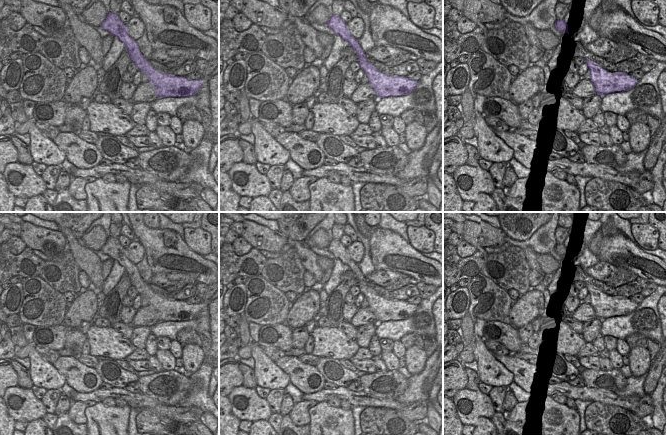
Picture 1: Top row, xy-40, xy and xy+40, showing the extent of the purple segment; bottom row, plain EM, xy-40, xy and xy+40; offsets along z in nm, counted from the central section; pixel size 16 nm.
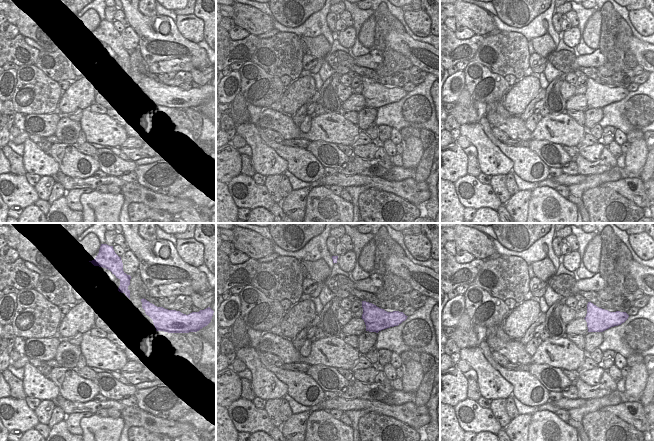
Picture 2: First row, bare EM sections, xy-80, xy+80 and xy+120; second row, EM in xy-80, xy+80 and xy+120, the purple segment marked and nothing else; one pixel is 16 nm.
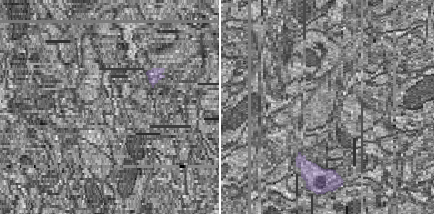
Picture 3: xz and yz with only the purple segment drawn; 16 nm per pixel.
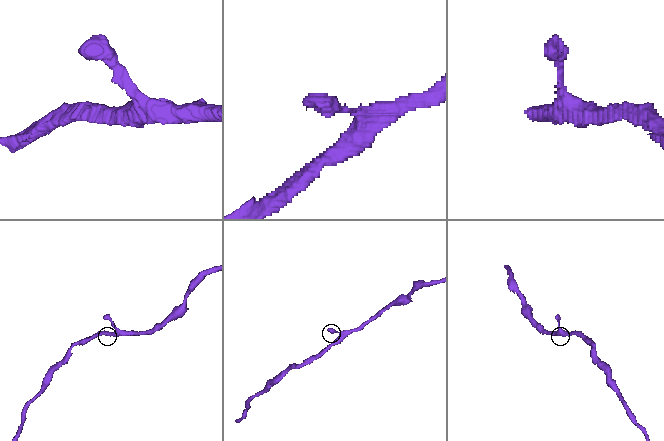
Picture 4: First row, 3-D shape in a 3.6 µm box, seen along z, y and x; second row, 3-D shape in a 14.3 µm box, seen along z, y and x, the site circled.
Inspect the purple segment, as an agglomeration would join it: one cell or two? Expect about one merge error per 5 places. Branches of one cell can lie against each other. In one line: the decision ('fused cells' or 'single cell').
single cell

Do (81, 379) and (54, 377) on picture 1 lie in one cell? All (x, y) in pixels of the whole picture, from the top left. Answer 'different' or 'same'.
different

